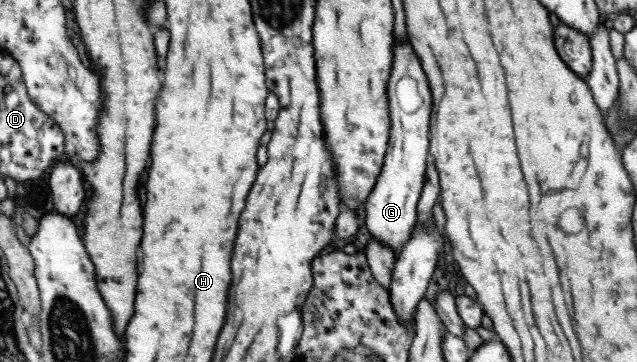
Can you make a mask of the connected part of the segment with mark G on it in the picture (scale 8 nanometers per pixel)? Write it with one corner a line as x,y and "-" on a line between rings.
394,38
392,45
392,68
386,83
386,94
389,103
388,116
390,119
388,142
379,175
376,177
373,189
364,203
364,225
368,230
365,236
373,237
373,239
380,241
383,245
389,246
389,249
392,249
394,256
396,256
405,241
408,240
412,227
416,224
416,203
422,190
425,162
426,157
429,155
428,130
432,104
426,75
423,73
421,64
407,40
397,41

